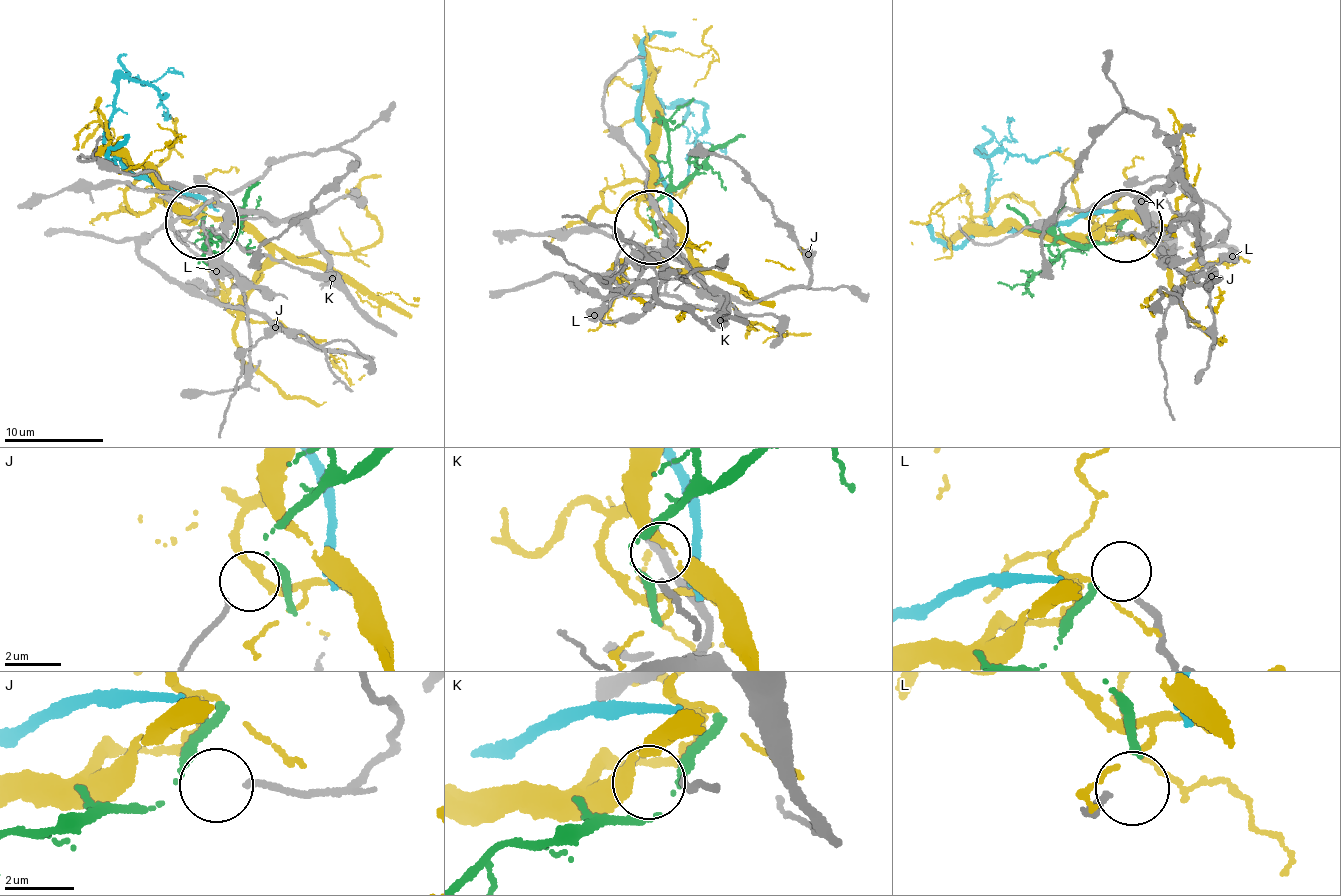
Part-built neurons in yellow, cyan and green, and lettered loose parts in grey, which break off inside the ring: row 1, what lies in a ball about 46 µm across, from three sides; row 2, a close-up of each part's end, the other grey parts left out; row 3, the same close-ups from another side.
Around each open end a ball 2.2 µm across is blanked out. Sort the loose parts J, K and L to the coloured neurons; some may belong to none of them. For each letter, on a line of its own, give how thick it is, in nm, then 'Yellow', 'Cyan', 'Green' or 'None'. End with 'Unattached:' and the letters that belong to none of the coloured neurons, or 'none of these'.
J: Thickness 160 nm. None
K: Thickness 240 nm. None
L: Thickness 240 nm. None
Unattached: J, K, L

